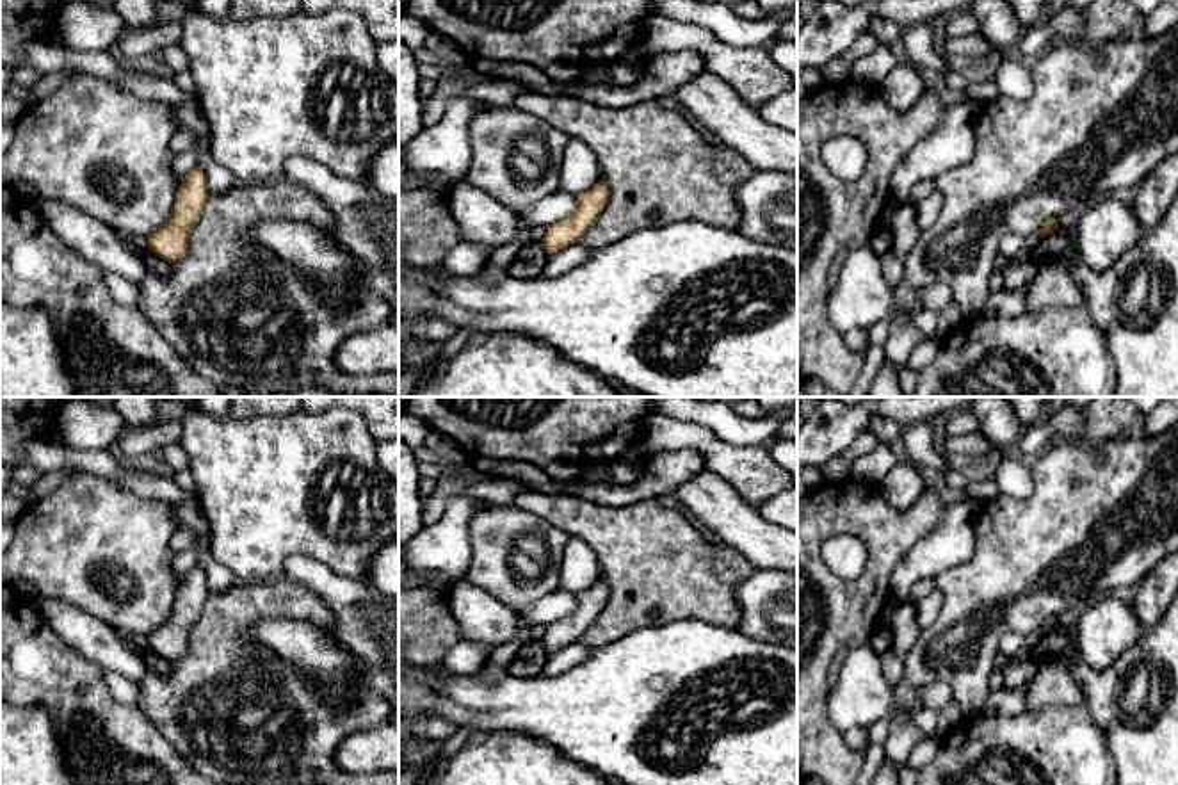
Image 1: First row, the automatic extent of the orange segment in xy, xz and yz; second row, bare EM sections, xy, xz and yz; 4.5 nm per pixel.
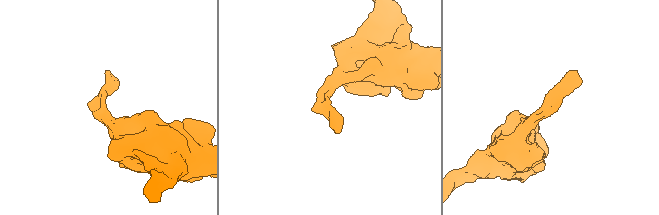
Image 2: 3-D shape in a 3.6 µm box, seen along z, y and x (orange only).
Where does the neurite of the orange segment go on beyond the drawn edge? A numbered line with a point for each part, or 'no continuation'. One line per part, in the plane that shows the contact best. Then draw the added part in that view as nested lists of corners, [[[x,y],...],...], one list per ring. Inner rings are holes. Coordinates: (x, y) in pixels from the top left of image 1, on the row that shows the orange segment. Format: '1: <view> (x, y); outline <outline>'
no continuation

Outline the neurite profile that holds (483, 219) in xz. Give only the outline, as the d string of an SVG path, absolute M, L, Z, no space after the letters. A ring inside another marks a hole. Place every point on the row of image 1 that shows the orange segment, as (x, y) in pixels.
M466 180L448 187L448 205L464 242L491 247L520 244L527 228L520 215Z

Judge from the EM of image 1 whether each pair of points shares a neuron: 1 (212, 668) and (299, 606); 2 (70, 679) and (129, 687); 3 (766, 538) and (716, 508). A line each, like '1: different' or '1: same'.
1: same
2: different
3: same

